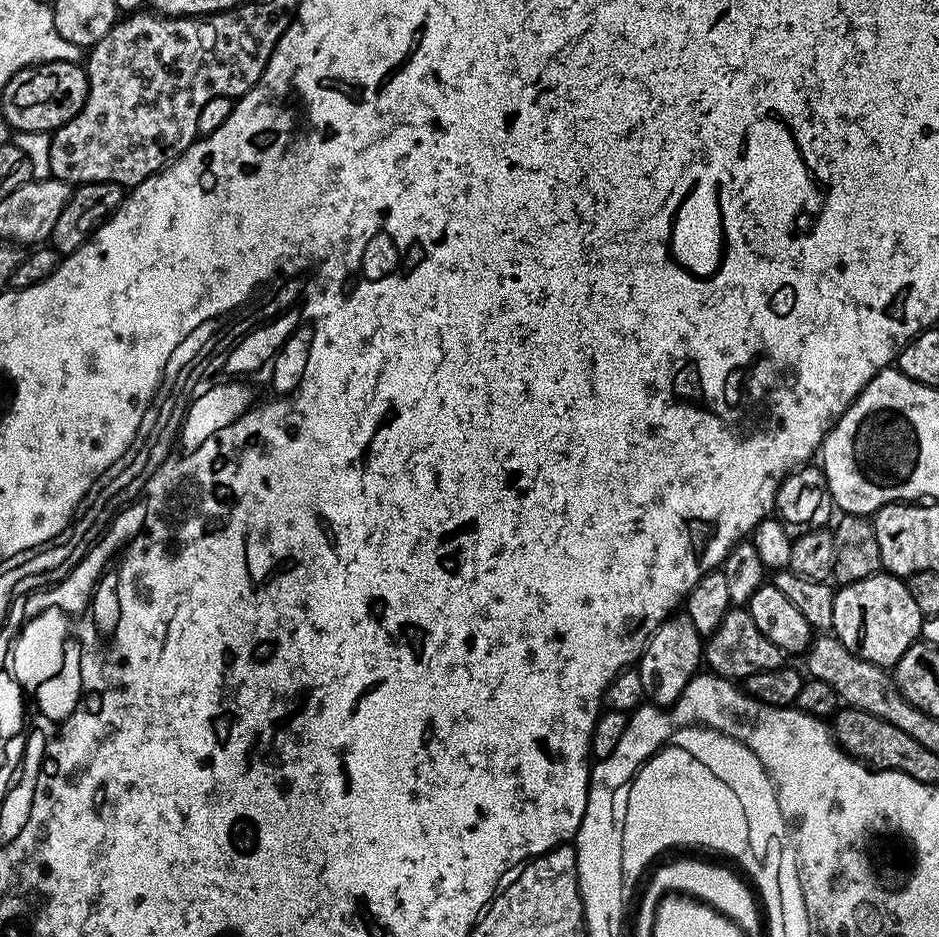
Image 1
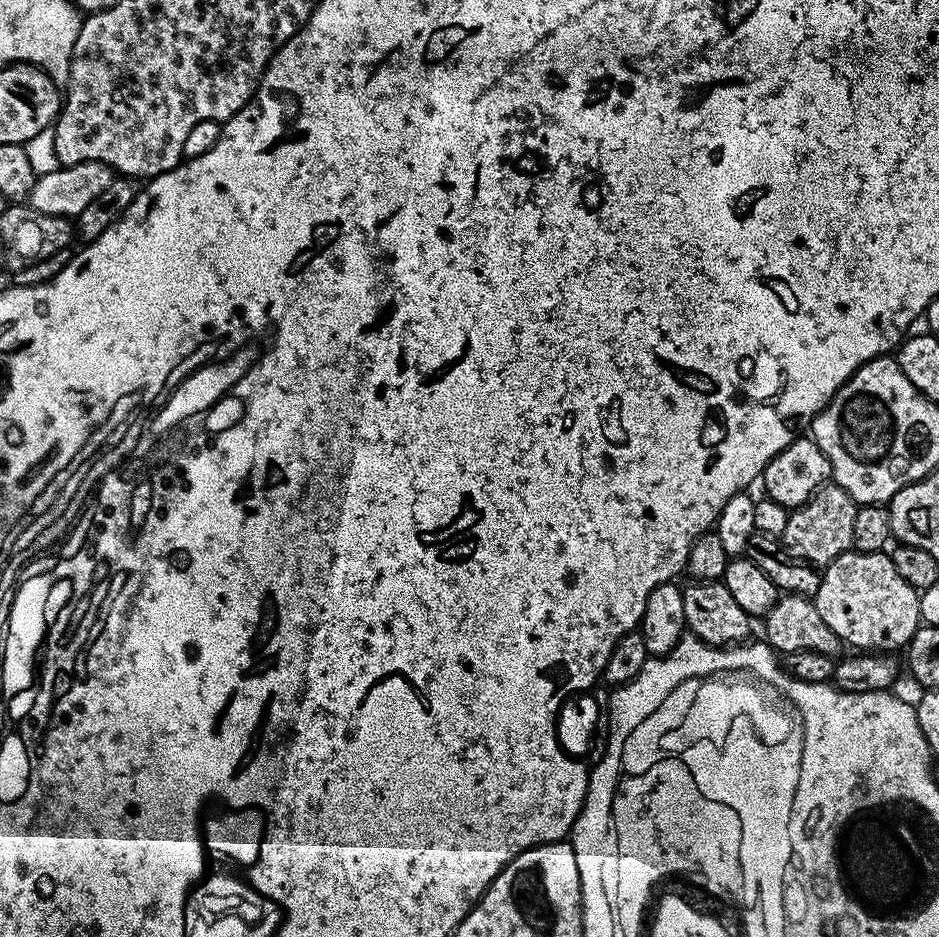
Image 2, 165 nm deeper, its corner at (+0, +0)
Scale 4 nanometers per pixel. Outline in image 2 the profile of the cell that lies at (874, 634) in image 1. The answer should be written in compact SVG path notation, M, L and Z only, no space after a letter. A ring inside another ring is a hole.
M855 550L834 558L823 569L820 585L814 597L818 614L822 614L822 622L834 630L834 634L852 650L867 650L872 654L892 654L900 648L907 649L908 643L916 629L921 627L920 597L916 589L911 588L894 570L891 555L884 552L857 552Z

